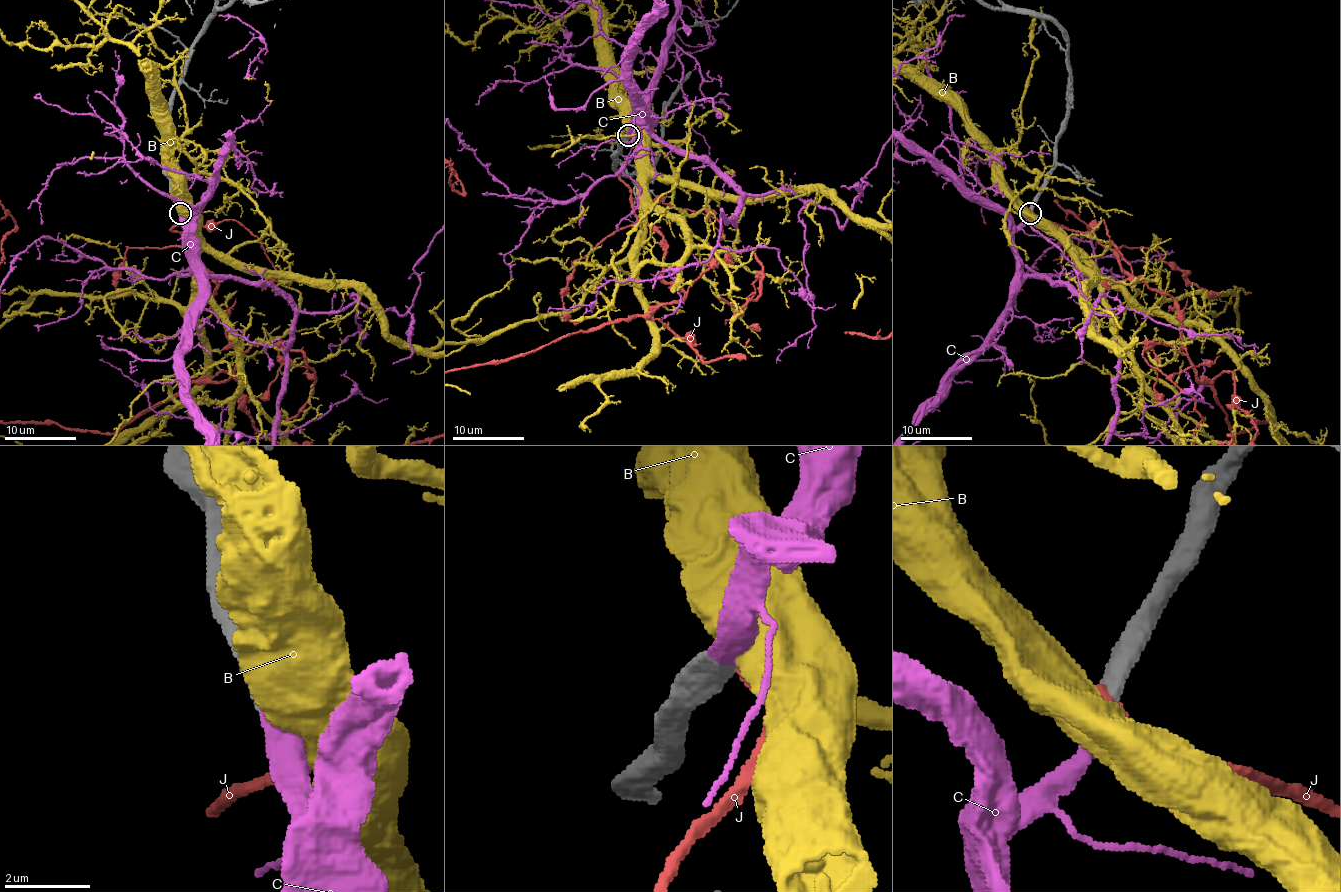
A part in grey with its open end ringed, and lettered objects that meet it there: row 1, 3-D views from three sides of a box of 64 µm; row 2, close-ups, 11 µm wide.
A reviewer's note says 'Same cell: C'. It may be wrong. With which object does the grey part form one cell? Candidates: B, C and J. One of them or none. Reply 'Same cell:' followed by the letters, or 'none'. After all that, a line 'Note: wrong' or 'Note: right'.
Same cell: C
Note: right

